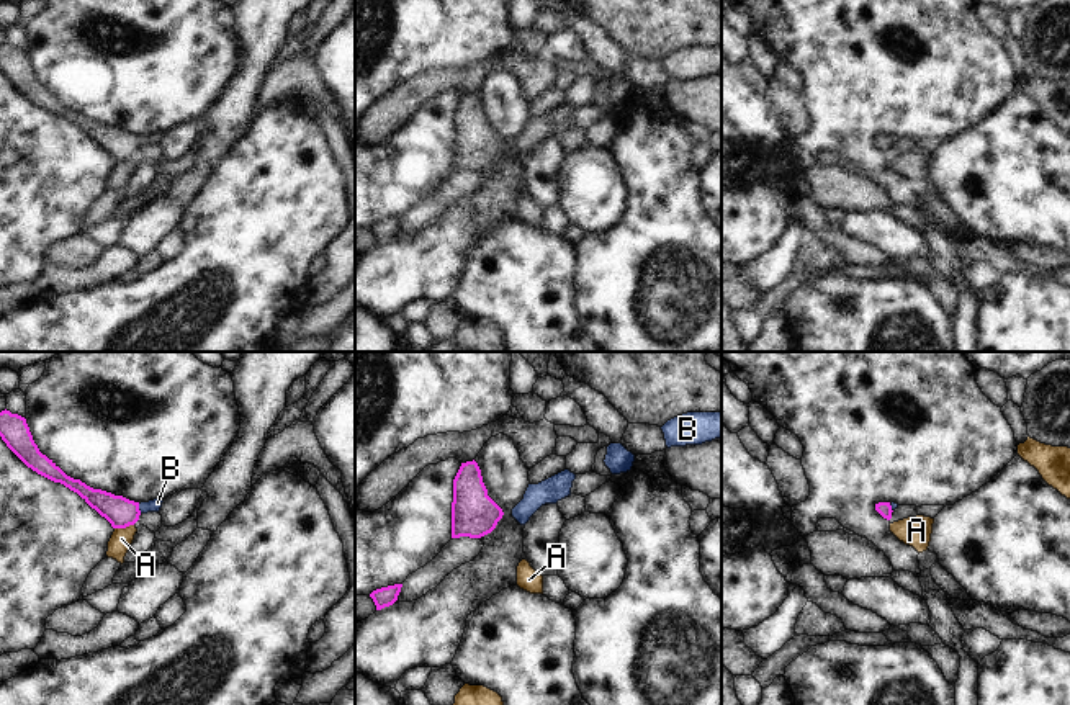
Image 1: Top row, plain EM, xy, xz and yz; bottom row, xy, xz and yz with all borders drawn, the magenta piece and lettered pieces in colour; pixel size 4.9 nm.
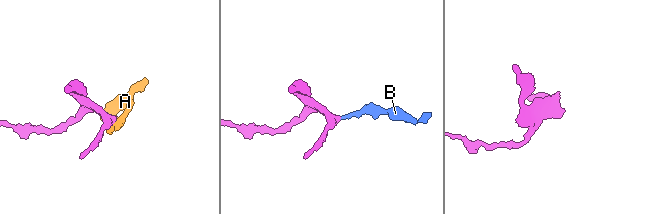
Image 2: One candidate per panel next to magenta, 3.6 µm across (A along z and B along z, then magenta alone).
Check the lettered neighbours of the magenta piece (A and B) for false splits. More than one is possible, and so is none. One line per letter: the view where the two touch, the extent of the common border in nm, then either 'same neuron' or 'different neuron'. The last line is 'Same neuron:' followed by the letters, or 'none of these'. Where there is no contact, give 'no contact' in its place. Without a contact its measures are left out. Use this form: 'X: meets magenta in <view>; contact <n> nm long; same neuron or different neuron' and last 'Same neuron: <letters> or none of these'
A: meets magenta in xy; contact 100 nm long; different neuron
B: meets magenta in xy; contact 50 nm long; same neuron
Same neuron: B

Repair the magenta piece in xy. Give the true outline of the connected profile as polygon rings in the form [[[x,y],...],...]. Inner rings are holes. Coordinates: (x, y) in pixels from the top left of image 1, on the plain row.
[[[7,43],[0,46],[0,70],[28,101],[77,126],[92,142],[105,150],[113,162],[134,159],[141,147],[159,146],[162,141],[162,132],[139,137],[123,129],[93,123],[80,113],[67,110],[52,93],[39,85],[26,52]]]

